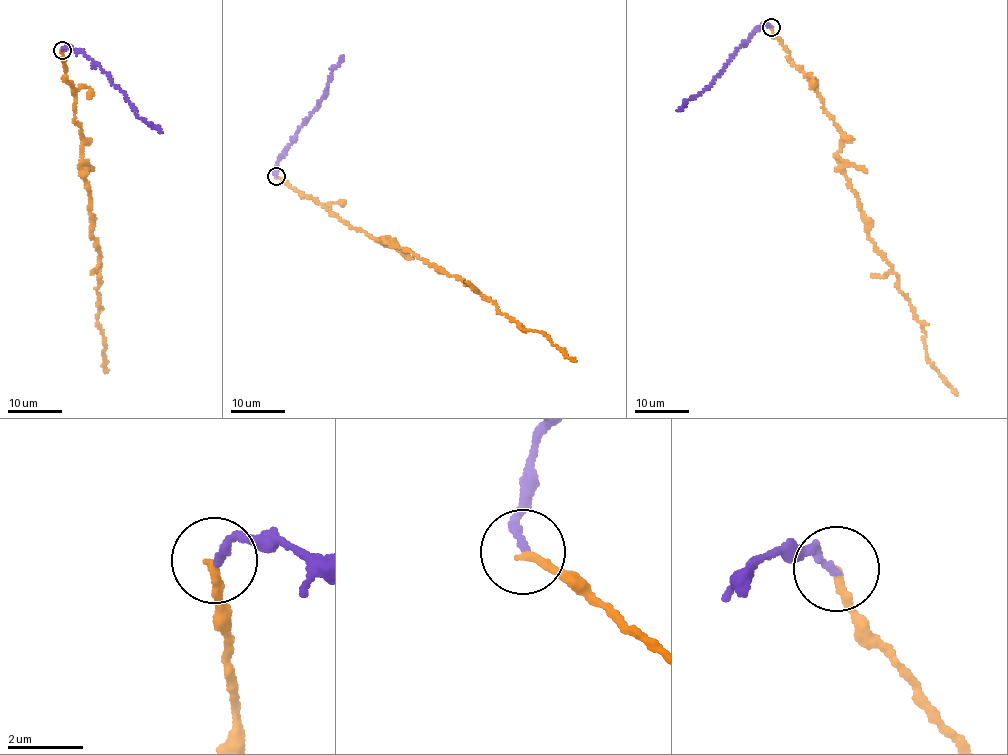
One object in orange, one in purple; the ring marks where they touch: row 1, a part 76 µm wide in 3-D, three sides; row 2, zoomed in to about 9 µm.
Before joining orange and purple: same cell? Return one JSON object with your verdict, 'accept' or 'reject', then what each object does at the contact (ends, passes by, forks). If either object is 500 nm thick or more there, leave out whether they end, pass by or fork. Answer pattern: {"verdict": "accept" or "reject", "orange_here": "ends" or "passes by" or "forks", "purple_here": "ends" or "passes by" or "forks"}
{"verdict": "reject", "orange_here": "ends", "purple_here": "ends"}

